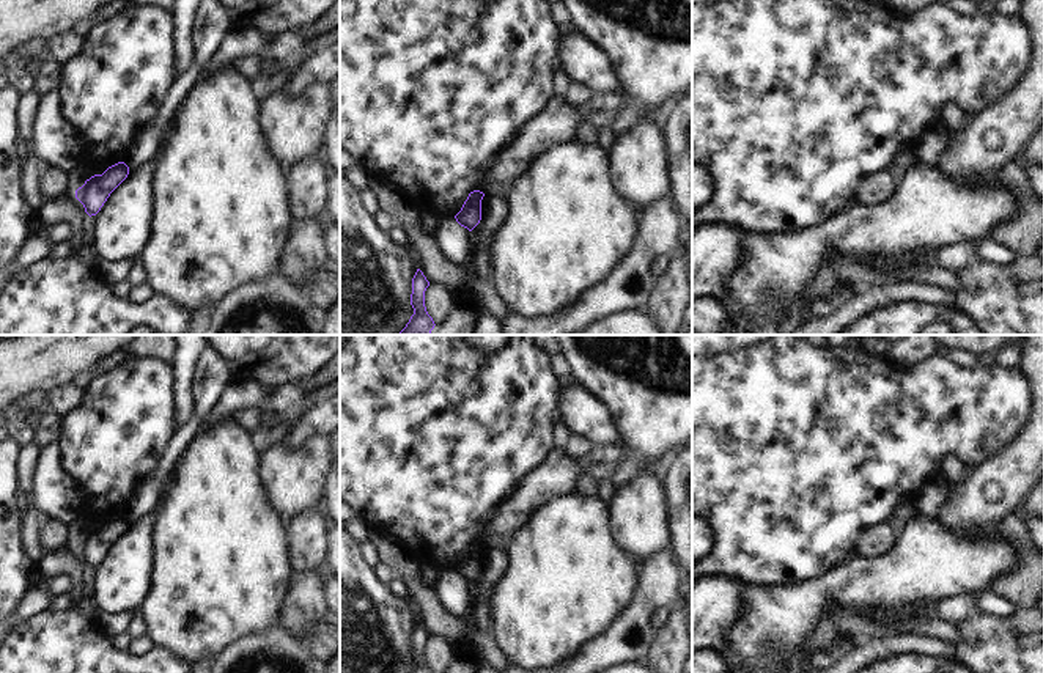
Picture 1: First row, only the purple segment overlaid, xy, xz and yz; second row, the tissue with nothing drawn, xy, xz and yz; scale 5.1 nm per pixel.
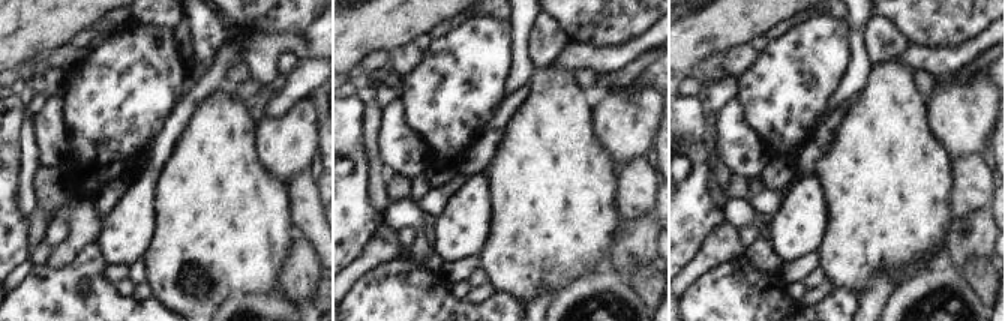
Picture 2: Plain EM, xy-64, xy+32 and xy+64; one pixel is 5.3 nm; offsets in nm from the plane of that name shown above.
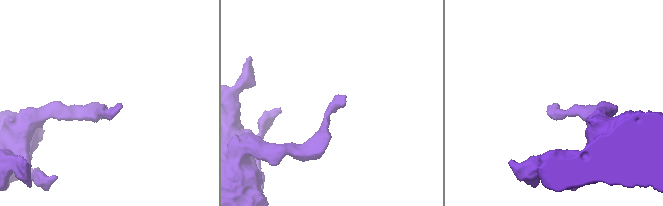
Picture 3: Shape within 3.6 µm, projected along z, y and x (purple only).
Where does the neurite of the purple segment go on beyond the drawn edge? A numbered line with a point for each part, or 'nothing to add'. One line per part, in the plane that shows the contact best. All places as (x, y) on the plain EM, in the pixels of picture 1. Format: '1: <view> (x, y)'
nothing to add

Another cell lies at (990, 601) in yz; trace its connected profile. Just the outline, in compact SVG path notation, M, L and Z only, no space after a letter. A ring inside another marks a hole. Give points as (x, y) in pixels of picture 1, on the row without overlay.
M986 588L986 590L982 590L982 594L977 602L977 609L982 612L988 612L988 613L1010 616L1018 609L1021 609L1021 605L1008 601L1004 594L999 594L996 591Z

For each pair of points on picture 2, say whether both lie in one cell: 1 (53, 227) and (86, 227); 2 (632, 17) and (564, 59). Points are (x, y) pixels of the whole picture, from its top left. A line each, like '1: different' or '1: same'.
1: different
2: different

